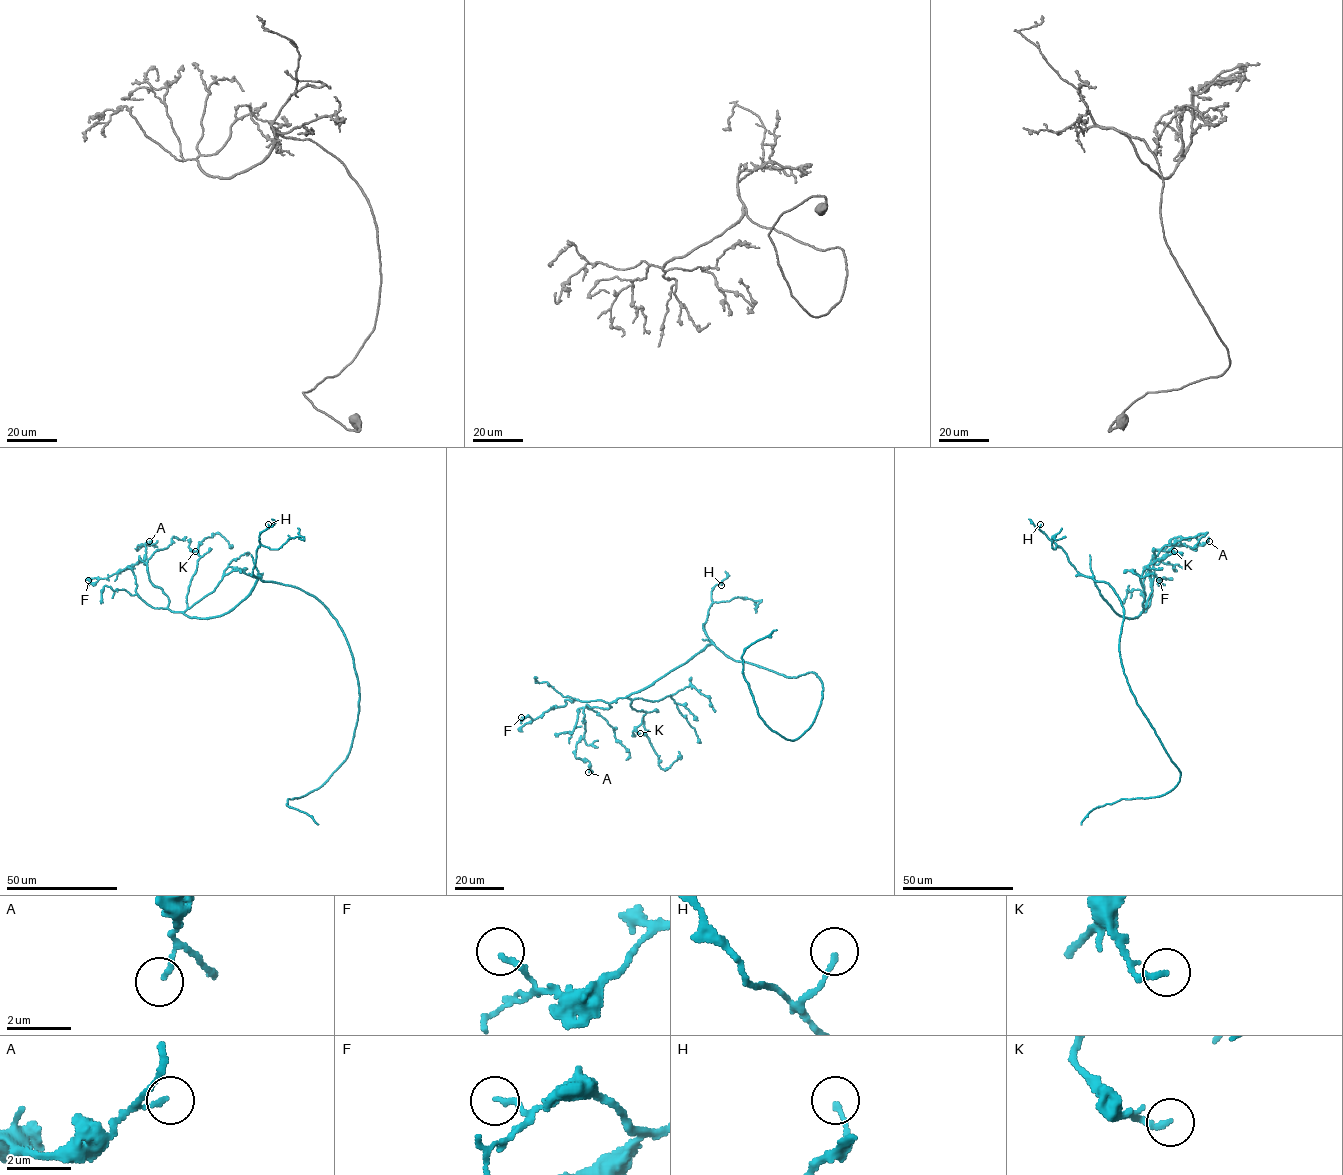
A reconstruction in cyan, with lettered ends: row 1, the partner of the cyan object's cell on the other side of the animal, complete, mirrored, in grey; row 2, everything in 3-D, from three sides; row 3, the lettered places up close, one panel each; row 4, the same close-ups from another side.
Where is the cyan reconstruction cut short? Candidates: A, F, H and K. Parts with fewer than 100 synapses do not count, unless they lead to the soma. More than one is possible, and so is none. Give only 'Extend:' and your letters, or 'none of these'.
Extend: none of these

